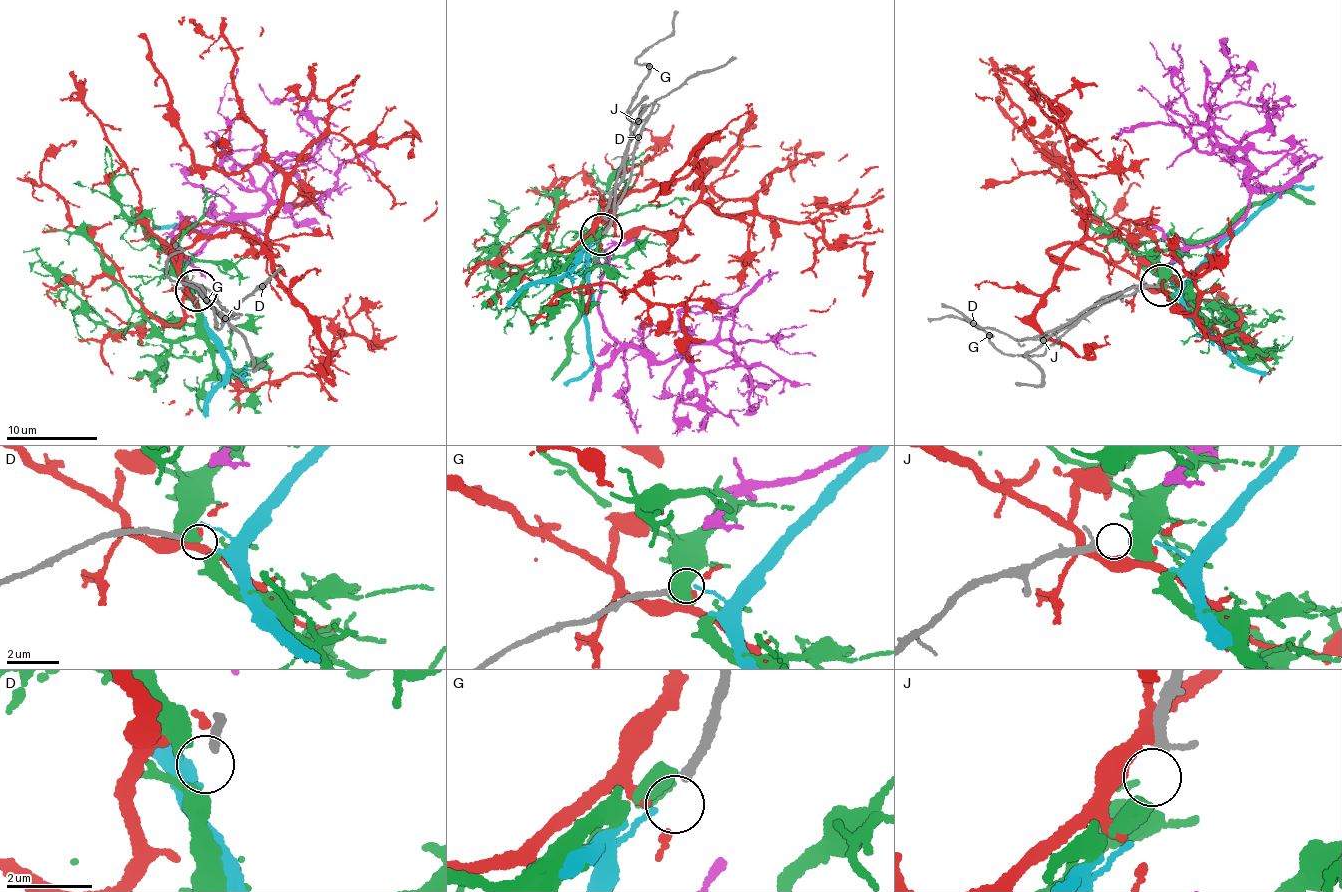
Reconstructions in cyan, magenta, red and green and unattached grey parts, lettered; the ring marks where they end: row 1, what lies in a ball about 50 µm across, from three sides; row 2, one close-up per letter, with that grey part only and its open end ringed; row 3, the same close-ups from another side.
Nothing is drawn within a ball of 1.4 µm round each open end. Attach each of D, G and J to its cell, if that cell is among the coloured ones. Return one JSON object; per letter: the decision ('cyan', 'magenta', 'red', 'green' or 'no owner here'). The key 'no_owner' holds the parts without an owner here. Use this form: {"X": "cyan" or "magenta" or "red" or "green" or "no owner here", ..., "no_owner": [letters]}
{"D": "cyan", "G": "no owner here", "J": "green", "no_owner": ["G"]}

